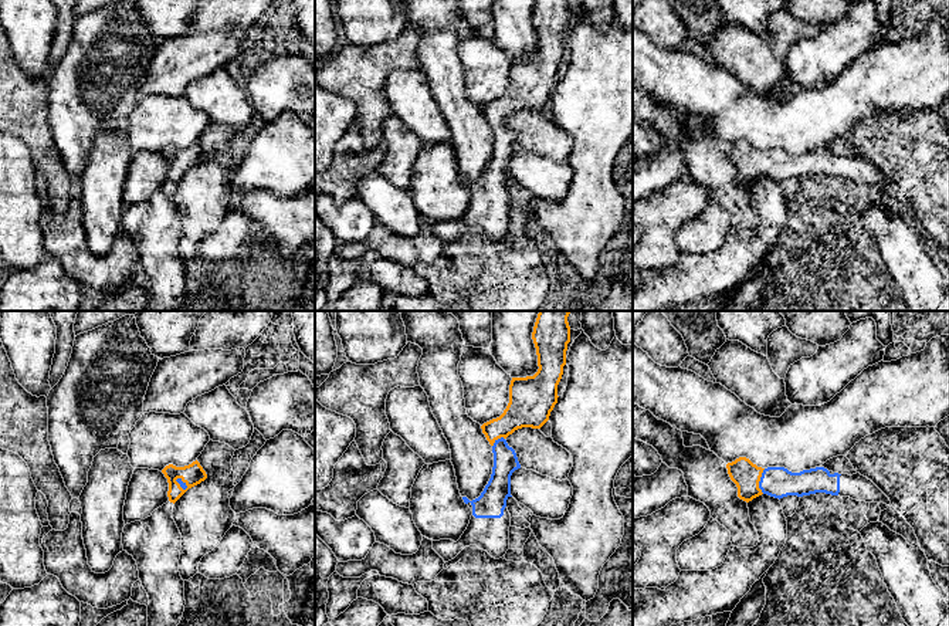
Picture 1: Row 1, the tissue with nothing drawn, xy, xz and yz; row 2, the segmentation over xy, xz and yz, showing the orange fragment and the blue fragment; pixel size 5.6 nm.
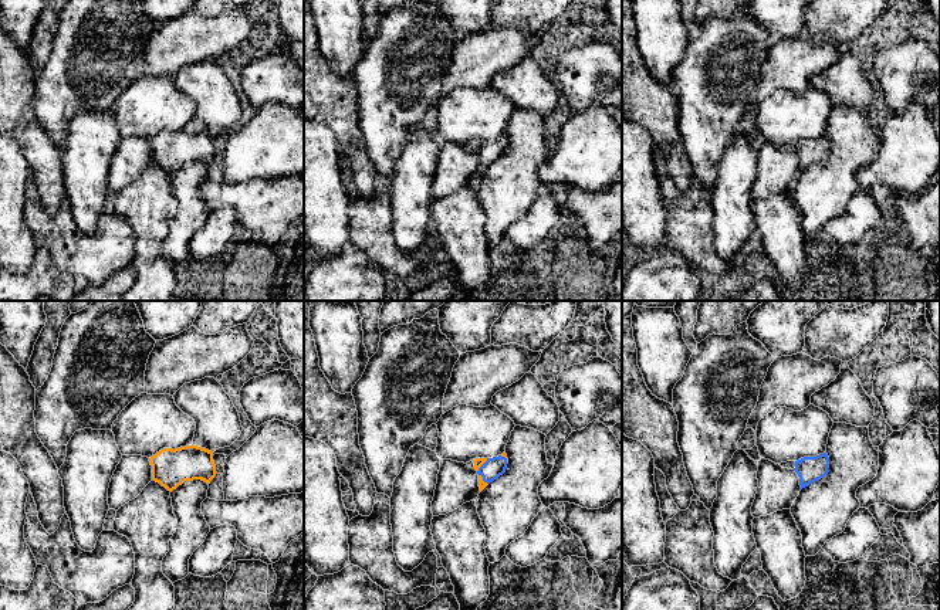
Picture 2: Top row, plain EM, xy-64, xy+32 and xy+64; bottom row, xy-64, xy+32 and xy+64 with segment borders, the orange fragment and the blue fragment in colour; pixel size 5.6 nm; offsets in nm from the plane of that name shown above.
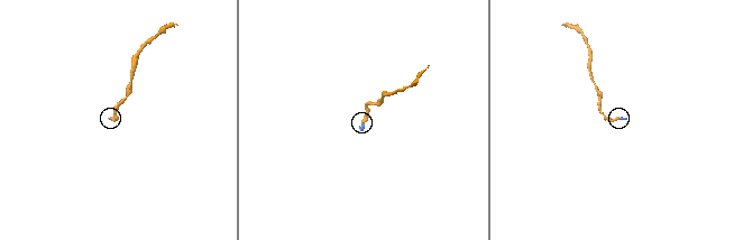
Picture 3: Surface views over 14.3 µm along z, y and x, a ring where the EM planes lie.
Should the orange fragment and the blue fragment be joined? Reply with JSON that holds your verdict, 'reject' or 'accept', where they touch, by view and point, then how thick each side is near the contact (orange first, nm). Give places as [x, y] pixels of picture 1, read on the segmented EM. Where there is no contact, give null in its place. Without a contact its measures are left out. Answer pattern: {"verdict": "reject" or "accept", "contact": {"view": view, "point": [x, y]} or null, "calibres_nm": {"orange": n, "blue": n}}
{"verdict": "accept", "contact": {"view": "yz", "point": [759, 480]}, "calibres_nm": {"orange": 160, "blue": 180}}

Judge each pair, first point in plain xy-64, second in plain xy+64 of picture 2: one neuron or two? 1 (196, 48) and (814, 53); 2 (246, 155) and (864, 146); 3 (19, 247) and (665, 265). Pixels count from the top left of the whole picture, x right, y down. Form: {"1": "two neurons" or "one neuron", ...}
{"1": "one neuron", "2": "two neurons", "3": "two neurons"}

